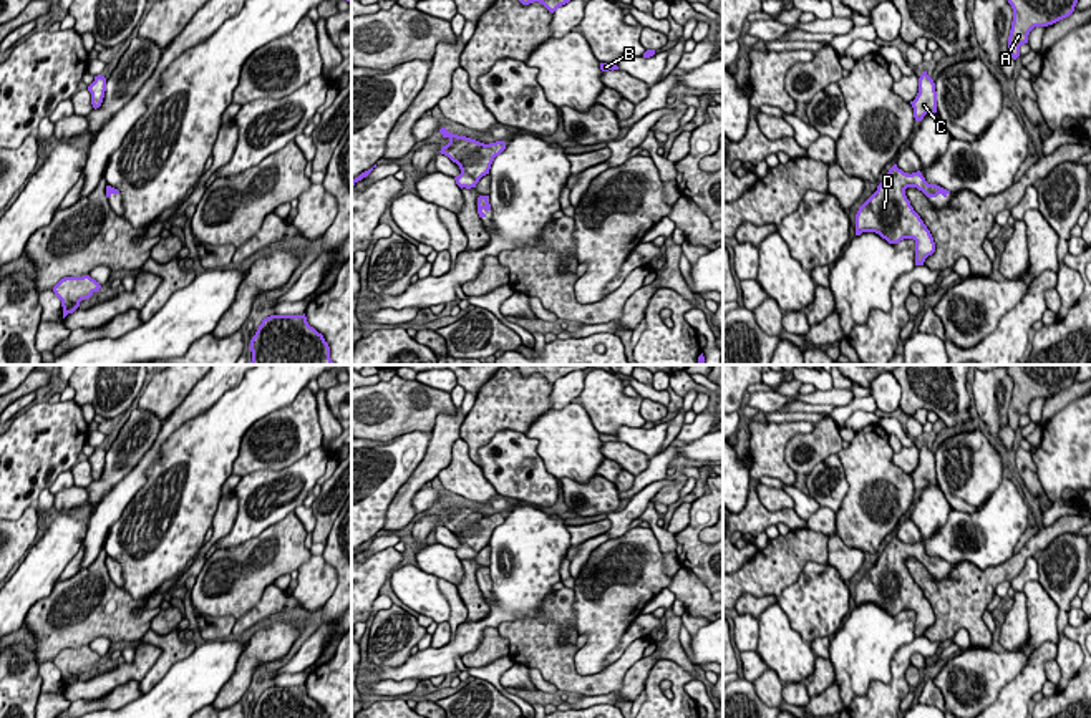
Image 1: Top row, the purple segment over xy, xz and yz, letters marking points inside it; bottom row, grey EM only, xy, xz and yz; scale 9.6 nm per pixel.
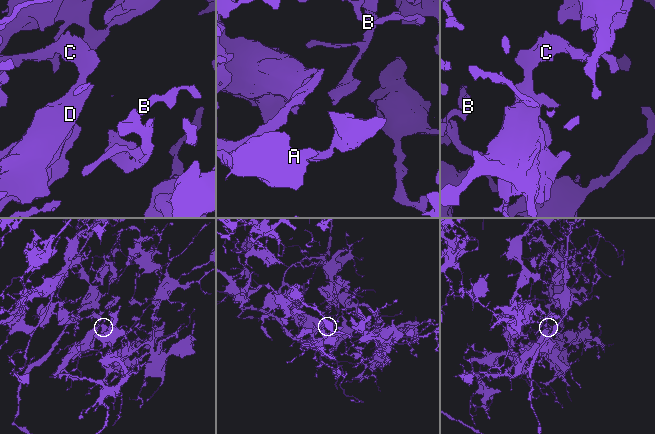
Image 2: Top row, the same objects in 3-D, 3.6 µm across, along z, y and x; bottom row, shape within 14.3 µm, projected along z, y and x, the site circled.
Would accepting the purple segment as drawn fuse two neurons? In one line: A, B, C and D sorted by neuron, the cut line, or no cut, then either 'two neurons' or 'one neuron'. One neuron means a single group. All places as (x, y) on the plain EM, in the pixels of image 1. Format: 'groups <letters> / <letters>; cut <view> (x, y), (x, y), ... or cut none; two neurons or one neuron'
groups A B C D; cut none; one neuron

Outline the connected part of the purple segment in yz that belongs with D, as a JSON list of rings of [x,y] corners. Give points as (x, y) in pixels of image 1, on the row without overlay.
[[[894,536],[877,562],[859,579],[856,585],[856,607],[862,604],[875,604],[889,615],[899,615],[904,610],[915,612],[915,637],[924,637],[925,630],[935,623],[935,614],[910,577],[905,567],[907,559],[917,559],[927,569],[942,565],[947,569],[950,562],[929,555],[920,542],[907,546]]]

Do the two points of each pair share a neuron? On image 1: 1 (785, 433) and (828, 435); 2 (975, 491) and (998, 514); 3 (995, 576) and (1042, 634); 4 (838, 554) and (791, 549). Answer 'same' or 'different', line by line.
1: different
2: different
3: different
4: different

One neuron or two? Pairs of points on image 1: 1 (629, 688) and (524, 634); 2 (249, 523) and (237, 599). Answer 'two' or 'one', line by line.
1: two
2: two

